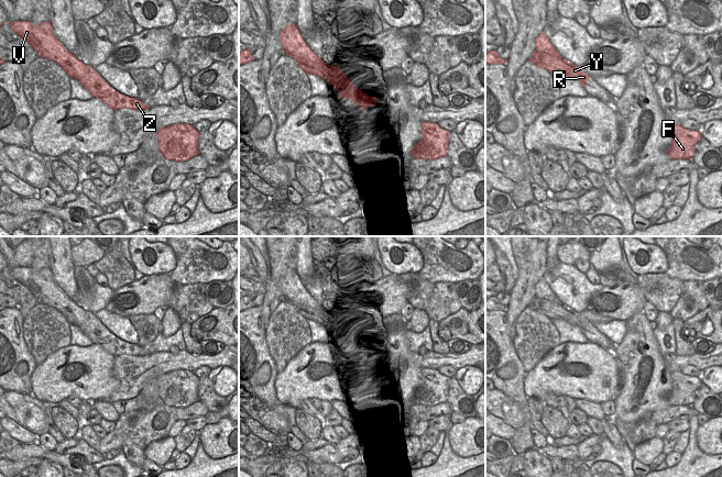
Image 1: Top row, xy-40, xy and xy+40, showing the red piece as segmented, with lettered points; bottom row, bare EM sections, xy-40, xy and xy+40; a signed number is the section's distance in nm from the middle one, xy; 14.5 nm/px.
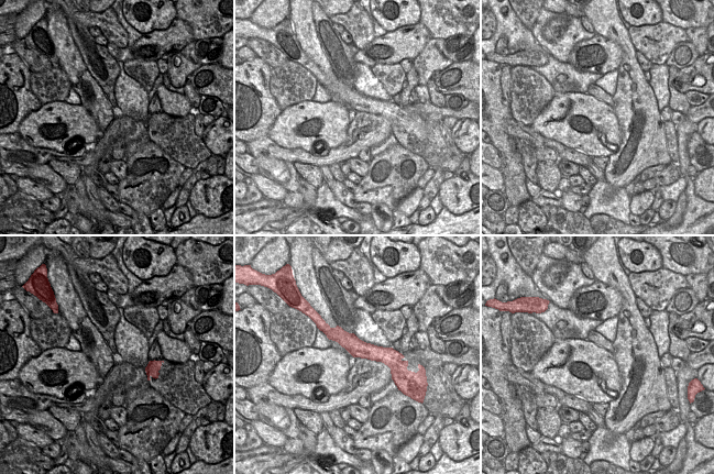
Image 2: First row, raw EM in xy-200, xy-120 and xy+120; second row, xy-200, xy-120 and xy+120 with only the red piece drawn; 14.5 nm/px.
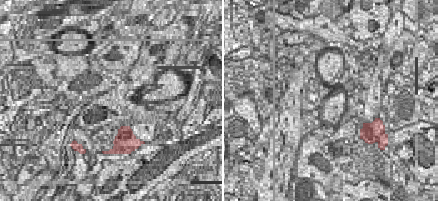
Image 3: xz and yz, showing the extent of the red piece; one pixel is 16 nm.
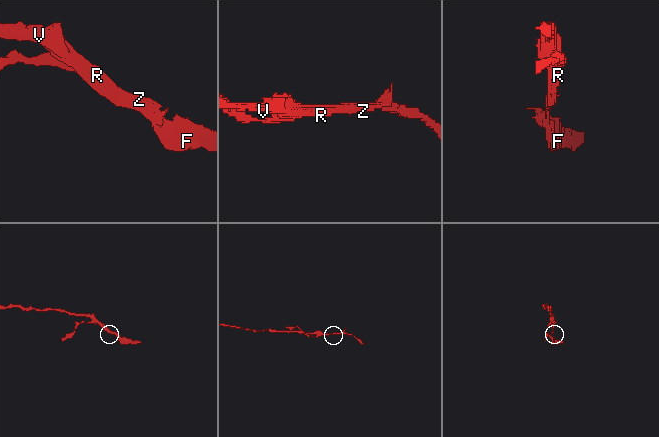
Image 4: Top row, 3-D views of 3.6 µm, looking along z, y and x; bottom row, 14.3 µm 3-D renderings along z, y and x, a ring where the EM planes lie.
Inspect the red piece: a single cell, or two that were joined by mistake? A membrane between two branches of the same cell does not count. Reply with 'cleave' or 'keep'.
cleave

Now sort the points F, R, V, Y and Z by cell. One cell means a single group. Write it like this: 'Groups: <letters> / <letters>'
Groups: F R V Z / Y.

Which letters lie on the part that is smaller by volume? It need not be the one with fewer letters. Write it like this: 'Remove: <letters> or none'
Remove: Y.

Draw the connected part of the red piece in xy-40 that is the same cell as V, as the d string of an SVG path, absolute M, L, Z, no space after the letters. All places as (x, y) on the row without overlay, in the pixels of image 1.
M30 267L10 268L11 276L24 285L40 302L59 311L70 324L77 325L92 342L114 357L146 356L144 347L124 342L113 335L92 312L84 310L56 285L50 267L34 271Z

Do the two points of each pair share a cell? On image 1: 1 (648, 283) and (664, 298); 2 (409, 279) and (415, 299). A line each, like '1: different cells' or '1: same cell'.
1: same cell
2: same cell

